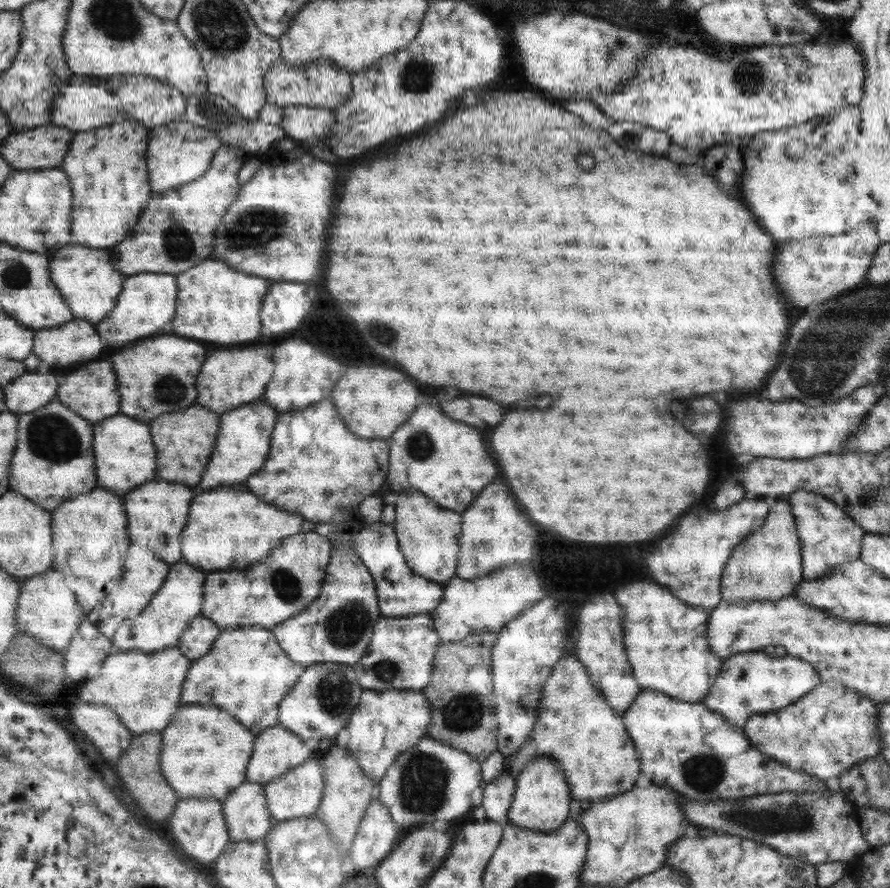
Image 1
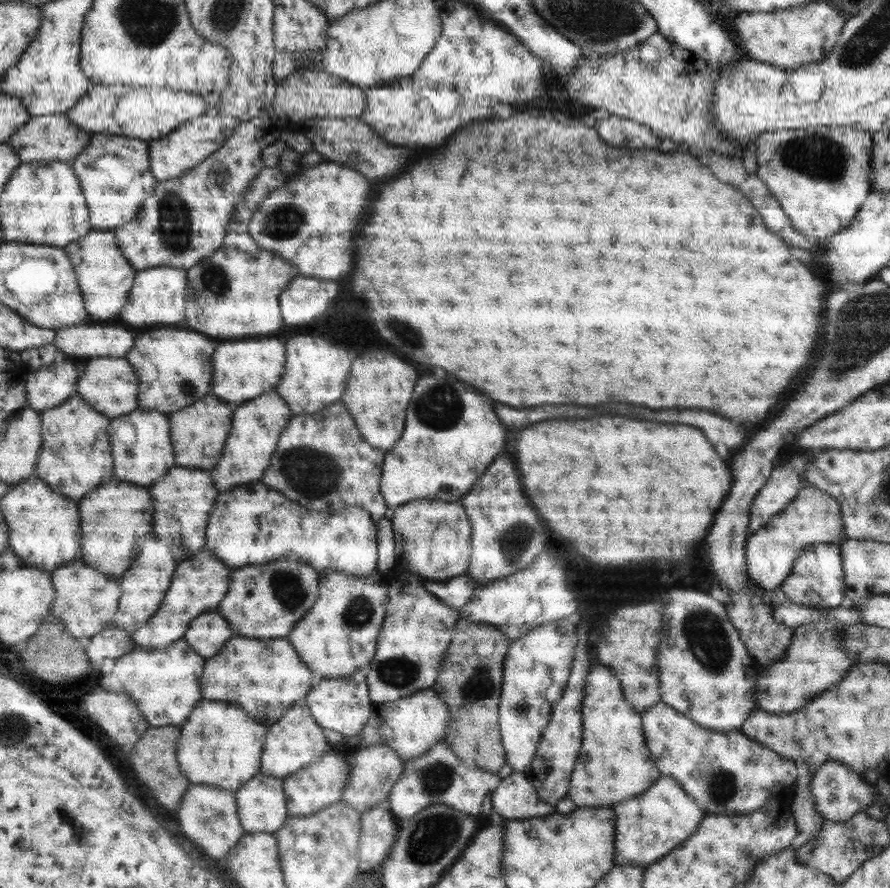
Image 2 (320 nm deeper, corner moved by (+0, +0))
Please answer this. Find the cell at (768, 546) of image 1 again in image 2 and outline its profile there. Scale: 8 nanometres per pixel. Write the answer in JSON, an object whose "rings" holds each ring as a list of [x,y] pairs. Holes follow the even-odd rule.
{"rings":[[[809,485],[799,487],[797,494],[789,504],[785,505],[776,515],[771,516],[763,527],[753,531],[747,537],[745,543],[745,564],[746,575],[757,588],[768,595],[773,589],[777,588],[783,579],[788,575],[793,561],[799,556],[805,547],[817,542],[843,542],[846,534],[842,531],[842,522],[838,504],[826,492]]]}

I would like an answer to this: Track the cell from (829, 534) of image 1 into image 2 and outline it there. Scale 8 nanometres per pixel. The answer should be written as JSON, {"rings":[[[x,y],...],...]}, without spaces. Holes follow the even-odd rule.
{"rings":[[[815,542],[811,546],[805,547],[793,561],[788,575],[779,585],[784,596],[797,604],[815,608],[830,609],[844,605],[845,585],[840,544],[841,542]]]}

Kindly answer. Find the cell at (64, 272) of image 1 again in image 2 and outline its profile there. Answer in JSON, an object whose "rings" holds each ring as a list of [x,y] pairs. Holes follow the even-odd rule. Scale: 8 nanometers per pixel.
{"rings":[[[89,232],[63,248],[75,272],[84,309],[93,319],[111,320],[117,317],[121,307],[127,304],[128,292],[132,287],[136,270],[121,254],[113,232]]]}

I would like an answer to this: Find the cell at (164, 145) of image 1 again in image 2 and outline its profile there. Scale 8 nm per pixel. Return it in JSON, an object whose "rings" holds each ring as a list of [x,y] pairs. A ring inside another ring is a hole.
{"rings":[[[208,112],[192,121],[178,124],[159,139],[147,142],[150,171],[153,178],[156,181],[162,181],[184,174],[185,171],[199,164],[208,153],[215,152],[237,125],[238,120],[232,116]]]}

